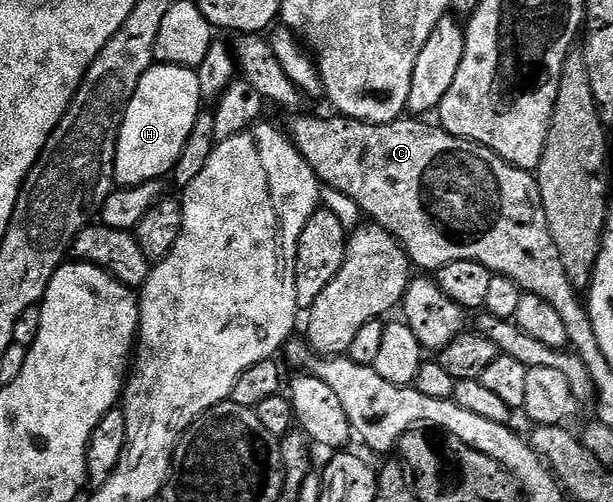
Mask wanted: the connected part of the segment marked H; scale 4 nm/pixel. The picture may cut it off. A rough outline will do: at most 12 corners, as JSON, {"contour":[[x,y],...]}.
{"contour":[[150,67],[118,138],[123,187],[173,172],[203,114],[197,70]]}

